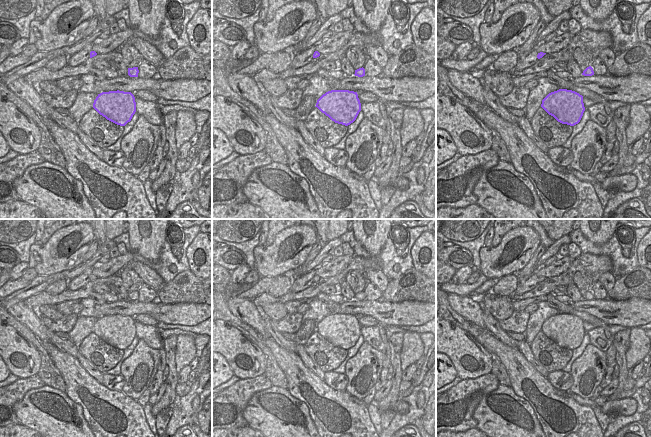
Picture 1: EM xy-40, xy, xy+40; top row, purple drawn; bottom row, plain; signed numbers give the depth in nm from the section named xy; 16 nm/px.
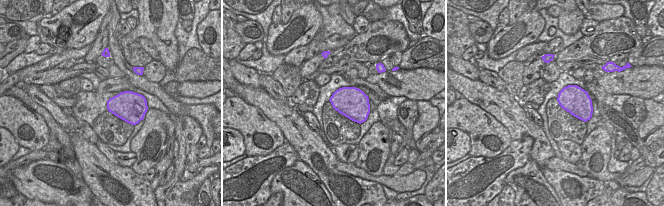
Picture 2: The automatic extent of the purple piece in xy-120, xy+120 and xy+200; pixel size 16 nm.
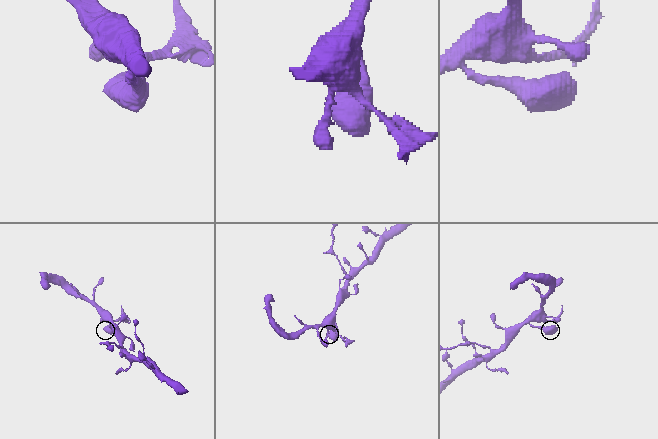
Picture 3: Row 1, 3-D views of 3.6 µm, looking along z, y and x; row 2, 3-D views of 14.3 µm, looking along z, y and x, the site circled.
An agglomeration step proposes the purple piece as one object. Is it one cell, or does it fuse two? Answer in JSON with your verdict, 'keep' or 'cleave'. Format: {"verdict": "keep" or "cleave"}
{"verdict": "keep"}

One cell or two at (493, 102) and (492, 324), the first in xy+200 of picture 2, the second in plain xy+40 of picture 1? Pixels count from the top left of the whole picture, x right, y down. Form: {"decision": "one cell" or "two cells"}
{"decision": "two cells"}

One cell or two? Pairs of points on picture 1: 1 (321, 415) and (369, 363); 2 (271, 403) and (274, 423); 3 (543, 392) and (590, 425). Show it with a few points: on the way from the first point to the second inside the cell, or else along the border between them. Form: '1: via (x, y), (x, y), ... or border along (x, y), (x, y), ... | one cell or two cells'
1: border along (345, 390), (362, 400) | two cells
2: via (273, 408), (274, 418) | one cell
3: via (555, 398), (566, 403), (578, 414) | one cell

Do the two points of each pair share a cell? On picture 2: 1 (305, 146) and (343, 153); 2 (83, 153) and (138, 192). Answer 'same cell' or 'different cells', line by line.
1: different cells
2: same cell

